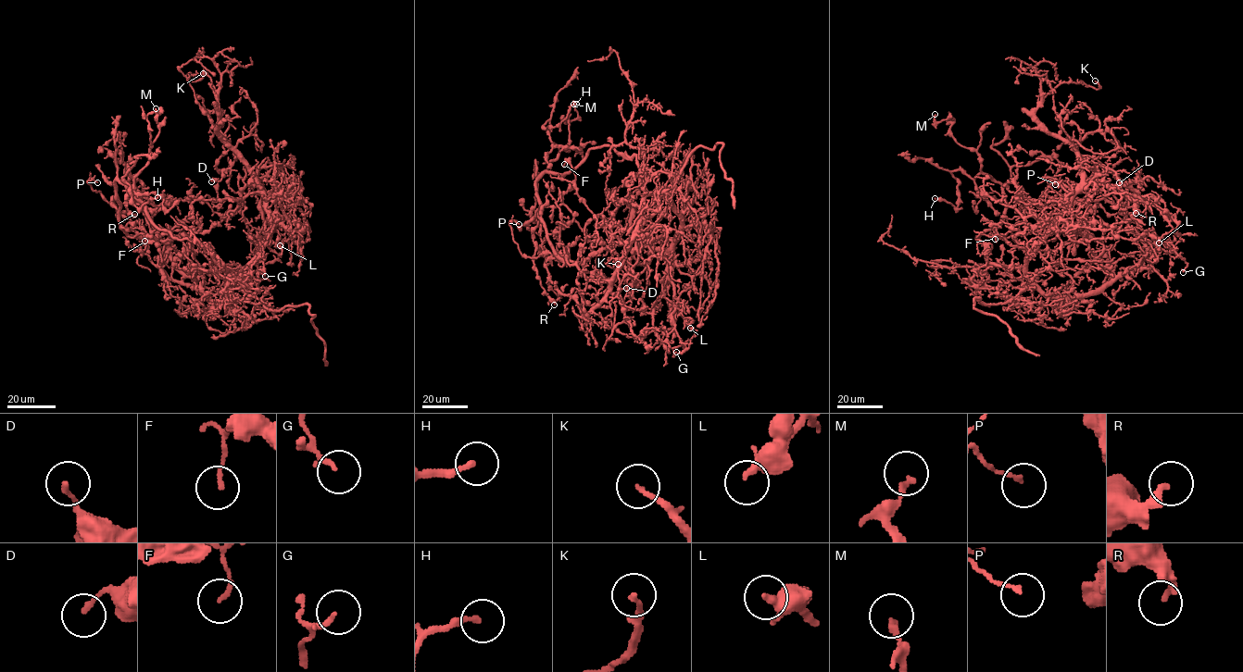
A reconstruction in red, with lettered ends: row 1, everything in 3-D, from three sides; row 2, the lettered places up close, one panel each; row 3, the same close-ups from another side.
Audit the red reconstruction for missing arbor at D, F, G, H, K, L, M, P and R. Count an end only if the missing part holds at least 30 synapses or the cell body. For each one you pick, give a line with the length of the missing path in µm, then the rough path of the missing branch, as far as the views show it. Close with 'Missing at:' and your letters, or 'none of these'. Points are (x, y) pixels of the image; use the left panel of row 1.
Missing at: none of these

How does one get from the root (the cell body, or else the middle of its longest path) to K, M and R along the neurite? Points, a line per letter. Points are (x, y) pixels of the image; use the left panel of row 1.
K: (223, 267), (239, 272), (257, 253), (269, 213), (255, 177), (217, 133), (210, 79), (187, 79), (203, 73)
M: (223, 267), (194, 241), (161, 230), (127, 187), (148, 162), (146, 117), (157, 116), (156, 108)
R: (223, 267), (194, 241), (161, 230), (116, 180), (119, 214), (111, 203), (115, 199), (116, 212), (134, 214)

